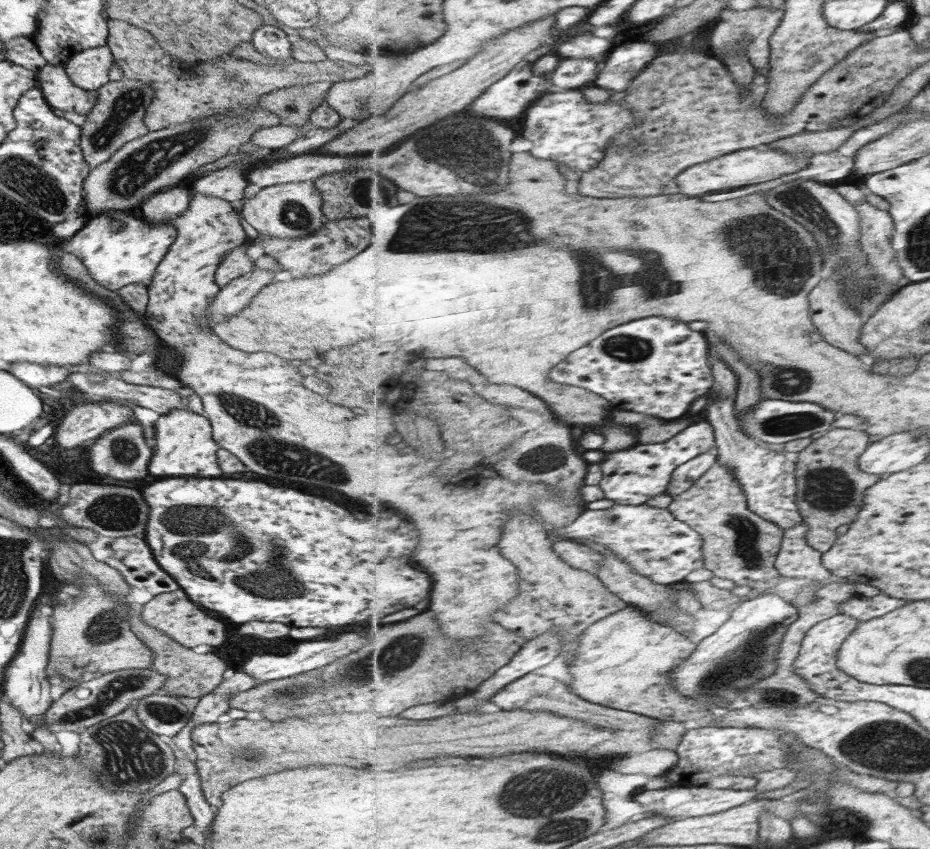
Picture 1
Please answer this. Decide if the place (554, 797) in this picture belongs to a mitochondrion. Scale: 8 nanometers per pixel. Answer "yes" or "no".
yes

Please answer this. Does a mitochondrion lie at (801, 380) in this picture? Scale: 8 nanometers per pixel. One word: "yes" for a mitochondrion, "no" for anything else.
yes

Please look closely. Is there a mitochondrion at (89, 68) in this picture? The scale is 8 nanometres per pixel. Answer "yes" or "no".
no

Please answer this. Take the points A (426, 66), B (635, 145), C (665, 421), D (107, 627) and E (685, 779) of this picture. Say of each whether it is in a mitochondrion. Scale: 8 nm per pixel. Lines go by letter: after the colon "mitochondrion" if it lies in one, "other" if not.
A: other
B: mitochondrion
C: other
D: mitochondrion
E: other

